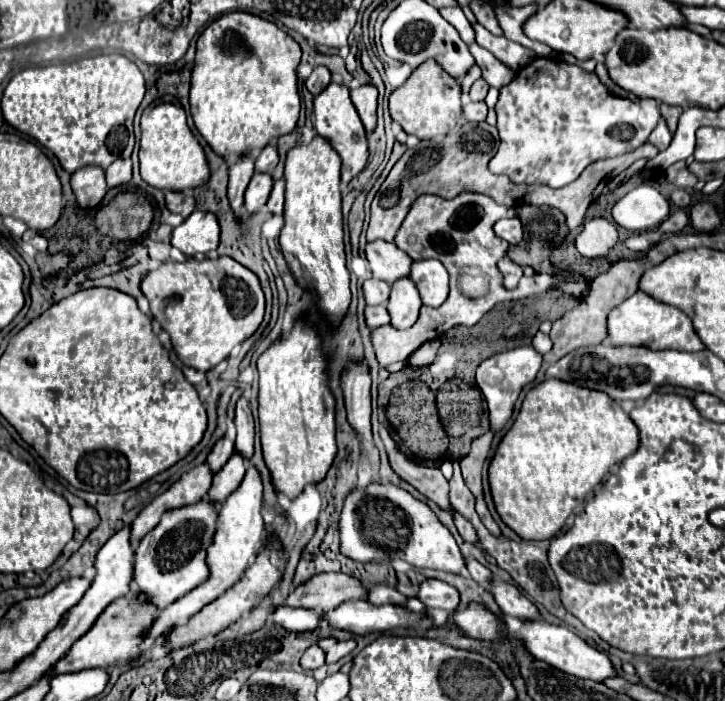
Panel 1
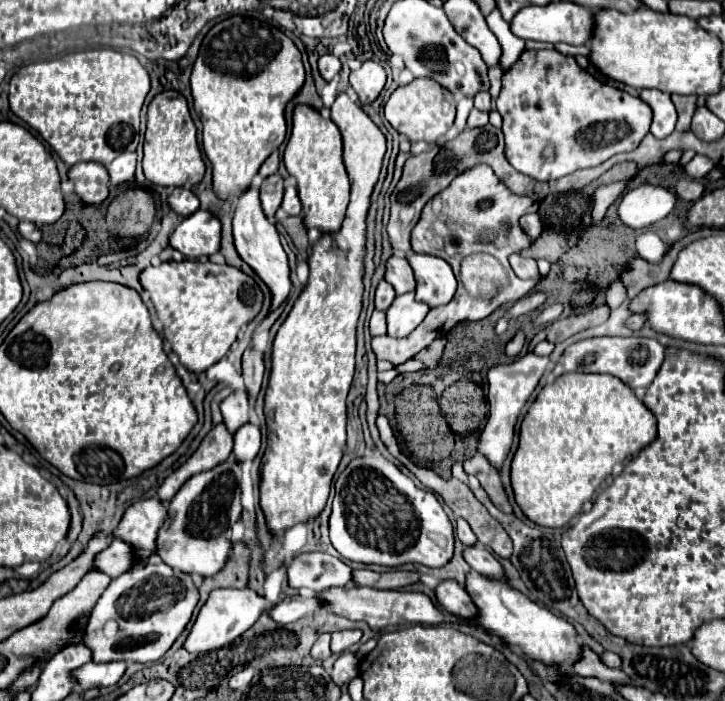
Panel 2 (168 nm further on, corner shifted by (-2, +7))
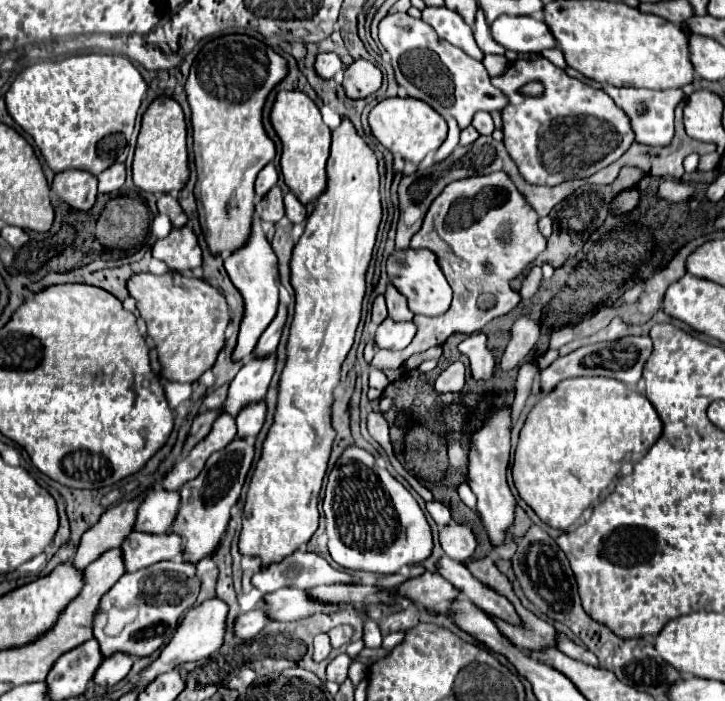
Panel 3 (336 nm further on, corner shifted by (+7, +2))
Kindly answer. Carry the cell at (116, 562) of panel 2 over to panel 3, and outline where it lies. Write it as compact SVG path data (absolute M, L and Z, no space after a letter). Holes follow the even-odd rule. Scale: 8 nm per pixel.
M132 532L124 540L122 550L124 550L126 572L136 572L160 560L182 558L182 538L178 538L178 534L174 532L168 534Z

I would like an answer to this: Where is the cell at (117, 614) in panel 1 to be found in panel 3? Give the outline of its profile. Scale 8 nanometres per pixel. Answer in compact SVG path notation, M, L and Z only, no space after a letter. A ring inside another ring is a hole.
M164 560L158 564L152 564L148 568L142 568L138 572L124 574L112 590L108 590L100 602L100 610L94 618L94 636L100 642L100 650L104 656L112 656L114 652L126 652L132 658L150 656L156 652L166 636L172 634L172 630L178 626L178 620L182 612L194 606L200 590L200 580L196 578L196 564L192 562L172 562ZM124 610L130 612L132 618L116 632L116 636L106 634L108 626L108 614Z

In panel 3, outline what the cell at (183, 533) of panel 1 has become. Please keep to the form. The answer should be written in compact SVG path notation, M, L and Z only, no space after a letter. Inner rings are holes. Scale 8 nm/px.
M234 438L234 442L230 442L226 448L214 452L206 460L204 470L194 480L186 482L186 486L180 490L182 504L176 522L172 526L172 532L180 534L186 540L184 544L186 562L200 562L202 558L206 558L218 548L222 534L226 532L226 524L230 520L230 510L240 498L242 484L252 466L254 442L256 438ZM200 524L204 526L200 528Z

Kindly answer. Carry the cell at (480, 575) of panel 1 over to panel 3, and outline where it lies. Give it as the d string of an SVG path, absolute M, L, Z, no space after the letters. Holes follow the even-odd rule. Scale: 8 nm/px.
M438 500L426 502L426 510L430 512L430 516L434 518L434 522L436 522L440 528L450 522L450 510L448 510L442 502L438 502Z

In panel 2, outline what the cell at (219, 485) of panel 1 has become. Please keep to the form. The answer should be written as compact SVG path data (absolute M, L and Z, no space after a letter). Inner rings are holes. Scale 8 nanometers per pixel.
M243 425L235 435L235 445L233 445L233 455L235 461L241 465L245 461L253 461L255 455L259 453L259 445L261 445L261 433L257 425Z

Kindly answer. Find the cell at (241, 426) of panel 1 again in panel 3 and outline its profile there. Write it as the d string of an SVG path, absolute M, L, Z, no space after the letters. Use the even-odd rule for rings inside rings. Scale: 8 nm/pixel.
M280 304L276 318L272 320L272 324L264 330L264 334L258 340L258 346L254 350L256 356L268 356L268 354L272 354L276 350L276 346L278 346L278 342L282 338L282 330L284 330L286 318L288 318L288 308L284 304Z

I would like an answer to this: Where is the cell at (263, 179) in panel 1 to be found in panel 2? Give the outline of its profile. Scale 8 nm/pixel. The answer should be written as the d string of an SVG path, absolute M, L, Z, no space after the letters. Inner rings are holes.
M271 175L261 183L261 207L267 217L271 217L283 199L283 179L281 175Z

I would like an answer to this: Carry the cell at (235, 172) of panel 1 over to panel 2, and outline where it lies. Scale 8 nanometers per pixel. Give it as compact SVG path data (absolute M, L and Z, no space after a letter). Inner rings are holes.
M251 185L251 189L247 189L247 193L241 193L241 197L235 201L233 237L235 237L235 247L237 247L237 253L241 255L241 259L247 261L255 269L255 273L269 285L269 289L273 293L273 309L277 309L279 303L291 291L289 265L287 265L287 255L279 243L279 233L277 233L275 225L269 223L267 217L263 215L257 185Z

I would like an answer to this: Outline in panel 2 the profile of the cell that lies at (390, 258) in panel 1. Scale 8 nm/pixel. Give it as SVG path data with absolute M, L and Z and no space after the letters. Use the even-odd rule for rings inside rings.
M391 255L391 257L387 259L387 265L385 265L385 279L393 285L393 289L395 289L397 295L415 289L413 269L411 269L407 257Z

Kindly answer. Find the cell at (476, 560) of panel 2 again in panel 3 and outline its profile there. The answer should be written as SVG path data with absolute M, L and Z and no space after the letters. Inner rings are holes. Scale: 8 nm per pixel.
M454 520L448 526L440 528L438 540L440 540L442 550L458 562L468 560L472 556L474 548L476 548L476 536L474 536L472 528L464 526L464 524L458 524Z

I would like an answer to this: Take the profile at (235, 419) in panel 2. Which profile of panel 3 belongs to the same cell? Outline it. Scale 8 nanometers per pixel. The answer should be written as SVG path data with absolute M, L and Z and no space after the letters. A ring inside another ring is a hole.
M268 354L266 358L252 358L250 362L246 362L230 384L228 398L224 402L226 412L238 414L246 406L246 402L256 402L264 398L274 376L274 370L276 354Z

